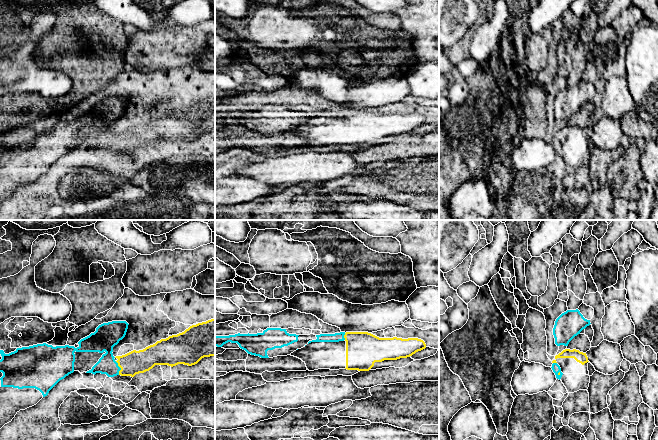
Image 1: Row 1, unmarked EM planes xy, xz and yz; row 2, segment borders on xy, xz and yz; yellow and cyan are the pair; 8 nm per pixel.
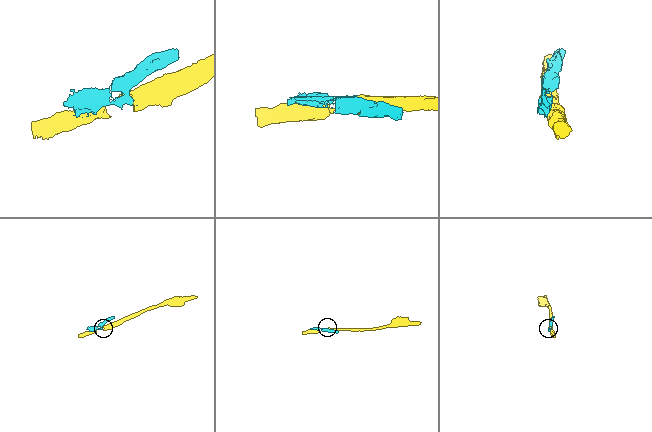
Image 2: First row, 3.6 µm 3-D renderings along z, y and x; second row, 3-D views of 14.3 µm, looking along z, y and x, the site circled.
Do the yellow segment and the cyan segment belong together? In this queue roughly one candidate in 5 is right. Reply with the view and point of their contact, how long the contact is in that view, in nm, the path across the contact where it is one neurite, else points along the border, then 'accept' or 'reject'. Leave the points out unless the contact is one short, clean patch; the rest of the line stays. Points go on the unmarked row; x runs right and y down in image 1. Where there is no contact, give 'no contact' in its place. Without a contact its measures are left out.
xy (120, 143) | 120 nm | reject

